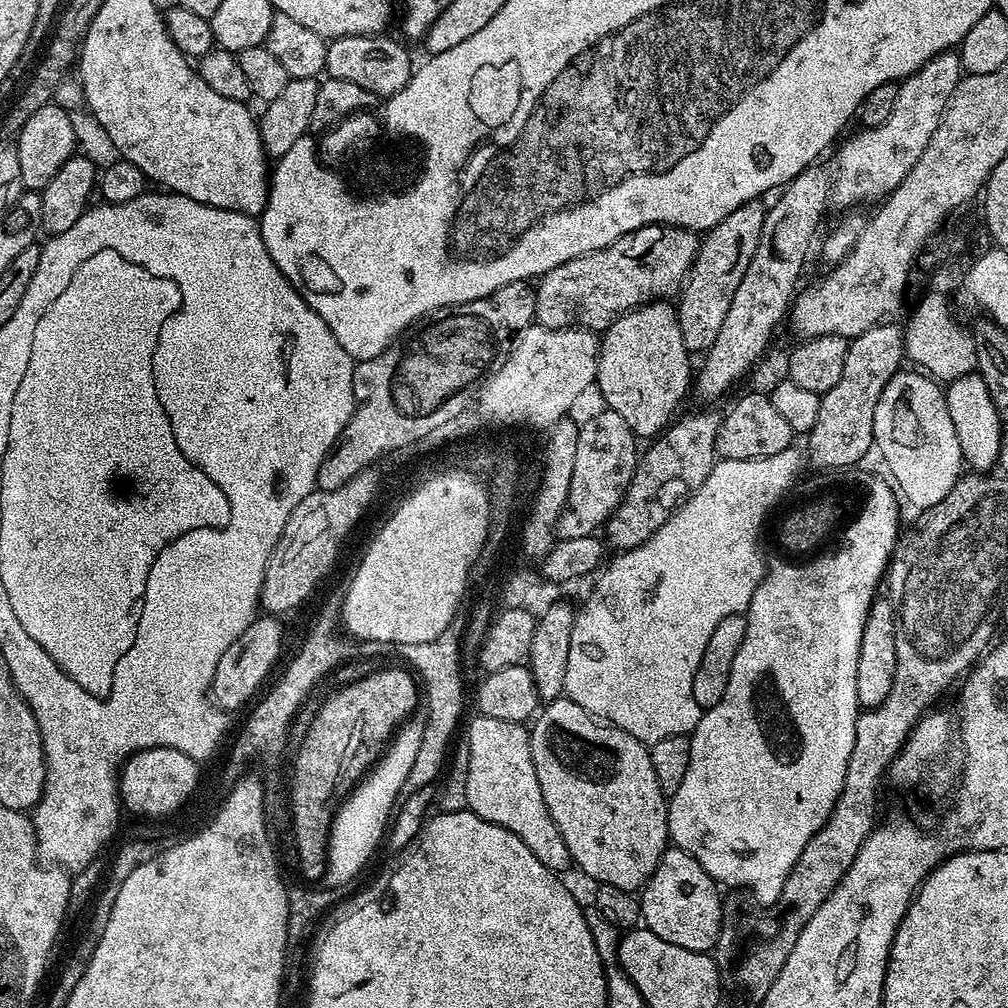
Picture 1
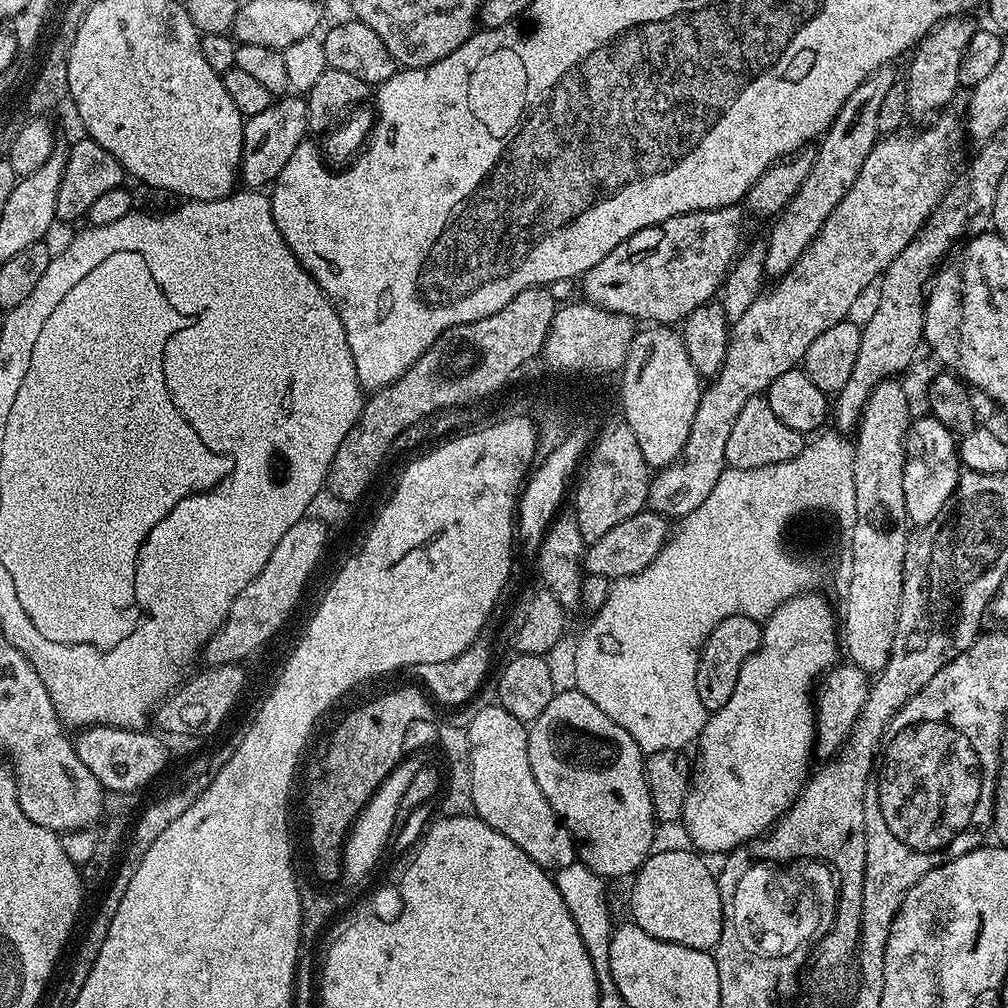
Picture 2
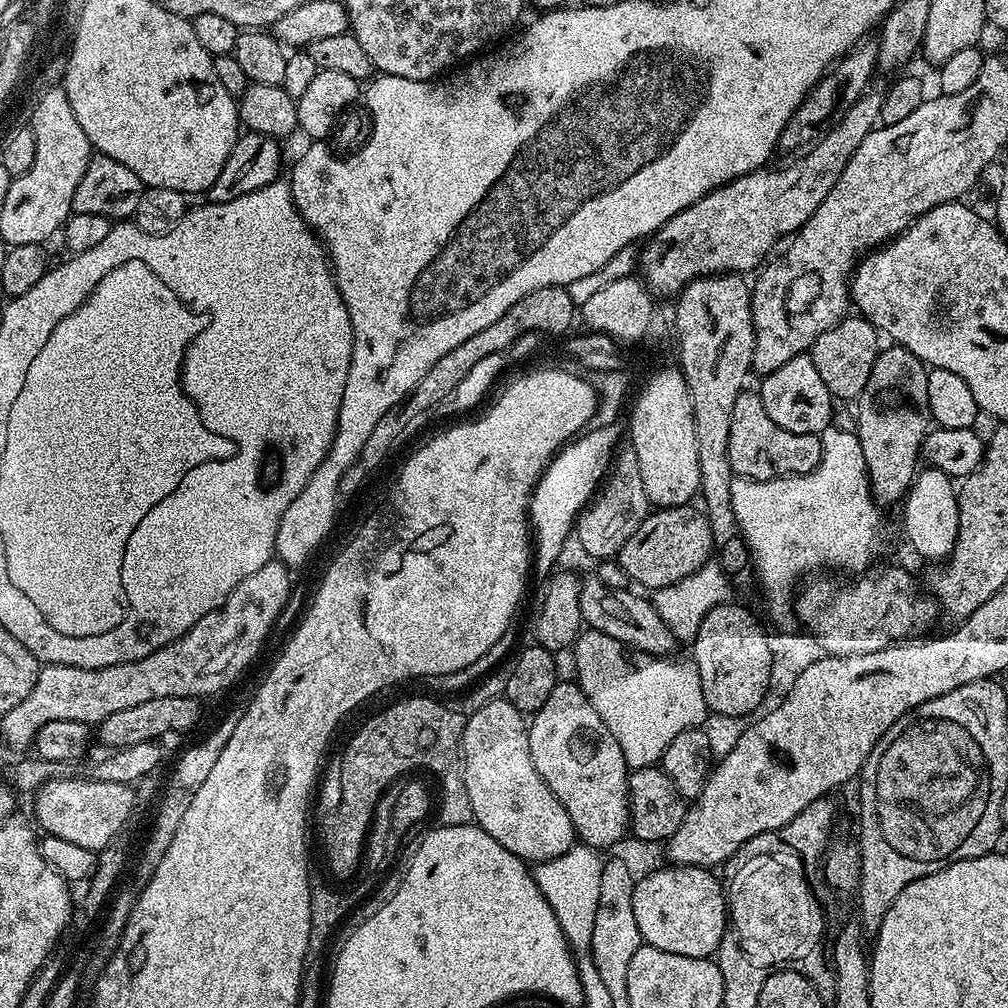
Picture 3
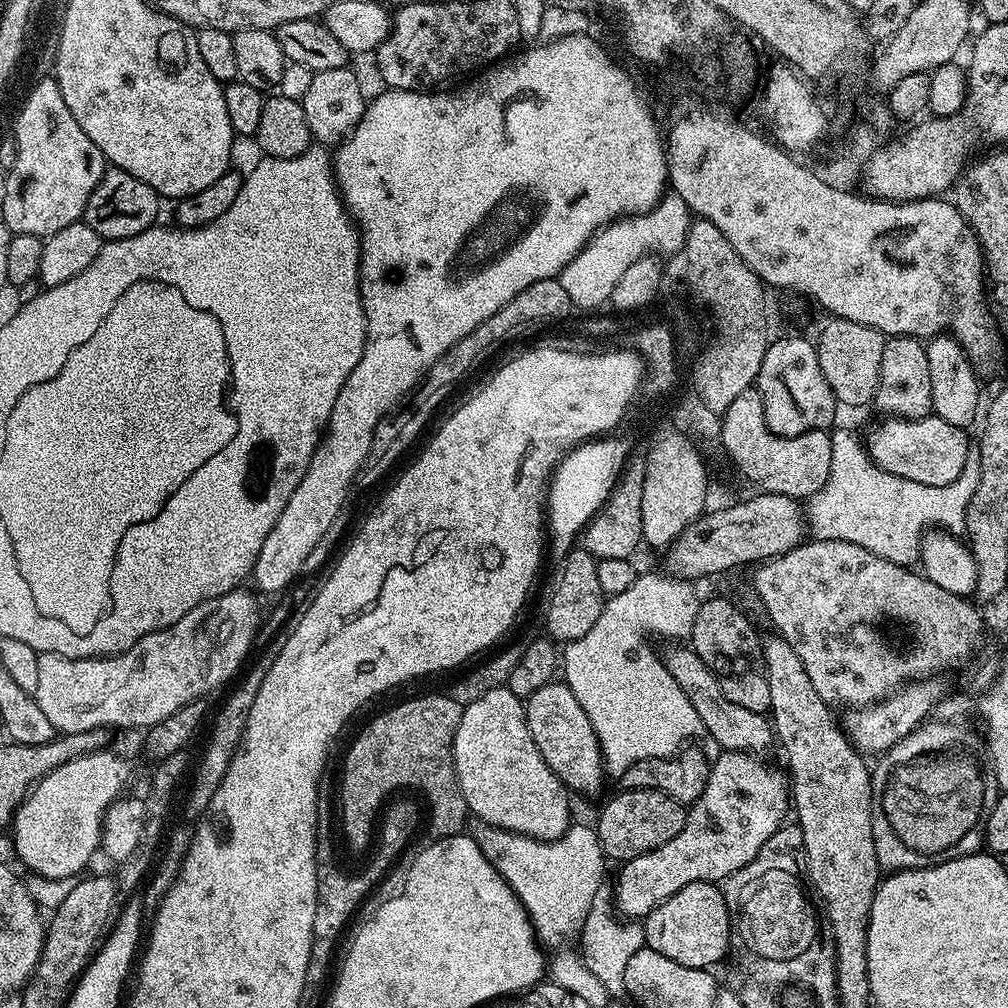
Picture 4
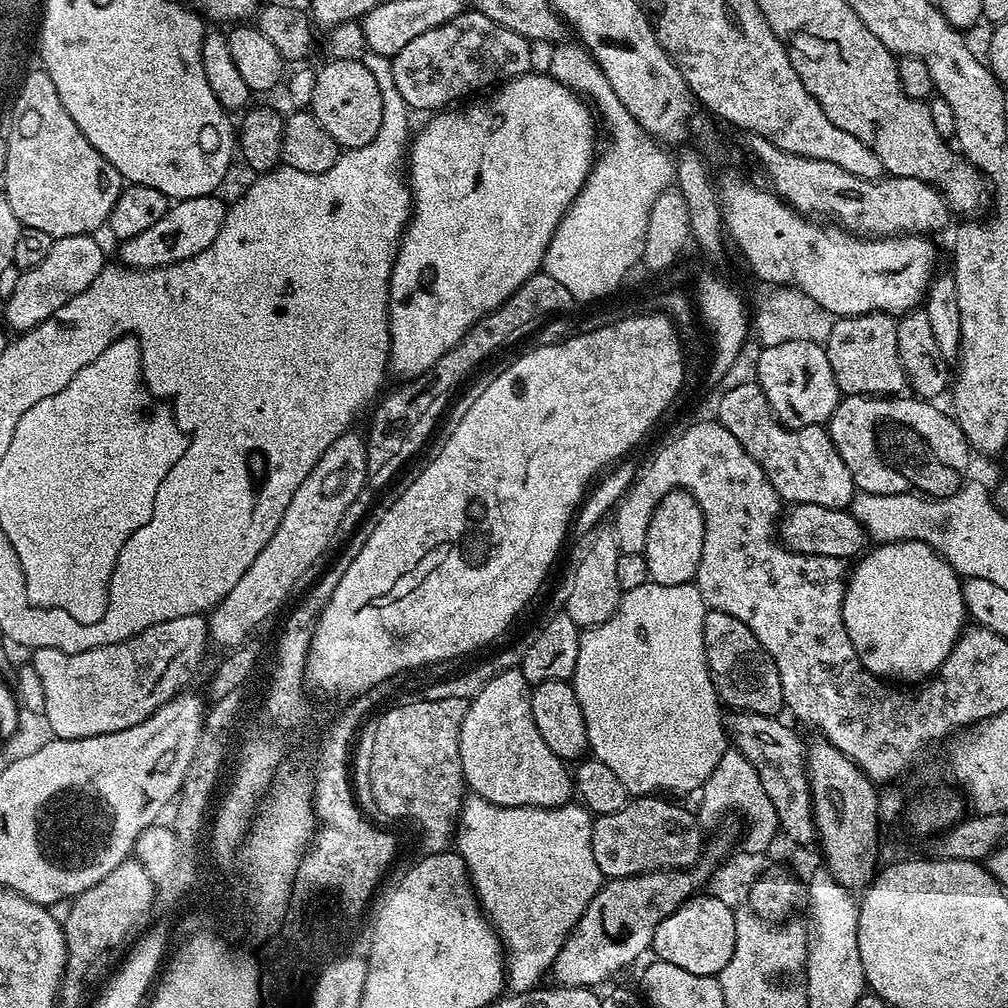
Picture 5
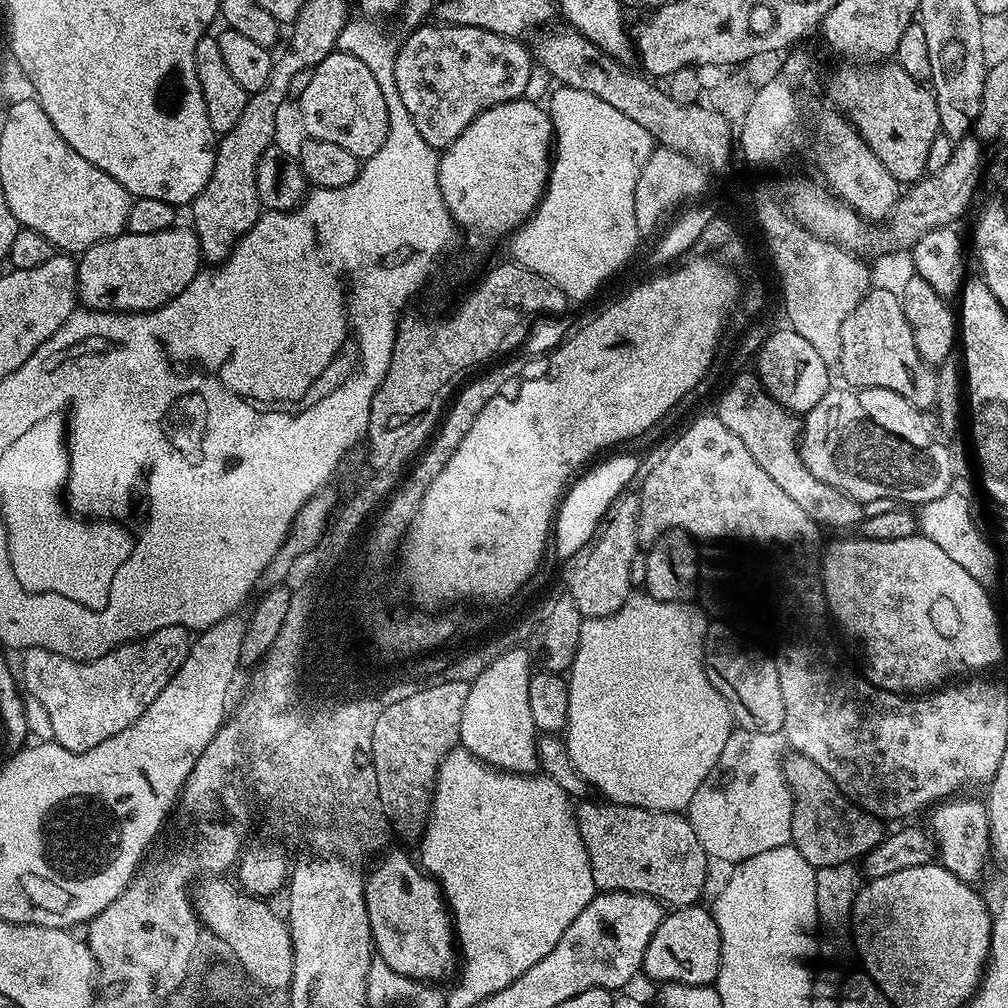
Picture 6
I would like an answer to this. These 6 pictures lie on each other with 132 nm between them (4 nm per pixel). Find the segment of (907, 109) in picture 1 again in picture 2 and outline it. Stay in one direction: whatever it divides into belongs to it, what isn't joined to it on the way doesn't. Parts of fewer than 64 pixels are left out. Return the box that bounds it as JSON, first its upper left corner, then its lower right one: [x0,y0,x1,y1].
[908,15,978,117]

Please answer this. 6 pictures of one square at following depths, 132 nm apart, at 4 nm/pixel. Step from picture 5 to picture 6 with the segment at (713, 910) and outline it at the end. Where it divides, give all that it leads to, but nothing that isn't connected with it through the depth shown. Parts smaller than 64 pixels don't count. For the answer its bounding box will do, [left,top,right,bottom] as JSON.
[643,906,720,984]

